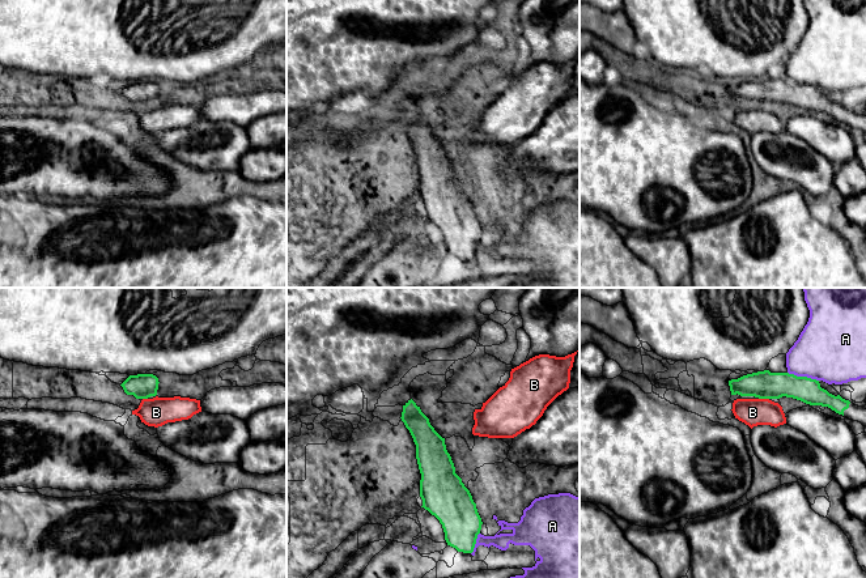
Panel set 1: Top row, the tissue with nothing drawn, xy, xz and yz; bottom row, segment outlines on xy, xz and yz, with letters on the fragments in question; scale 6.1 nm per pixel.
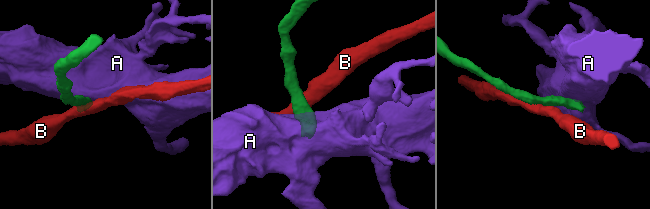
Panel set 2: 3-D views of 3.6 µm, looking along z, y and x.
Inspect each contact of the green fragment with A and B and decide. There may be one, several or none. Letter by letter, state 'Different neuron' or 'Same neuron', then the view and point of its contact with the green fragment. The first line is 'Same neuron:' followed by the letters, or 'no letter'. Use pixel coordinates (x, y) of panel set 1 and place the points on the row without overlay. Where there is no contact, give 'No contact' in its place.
Same neuron: no letter
A: Different neuron. Touches green at yz (803, 84)
B: Different neuron. Touches green at yz (764, 105)

